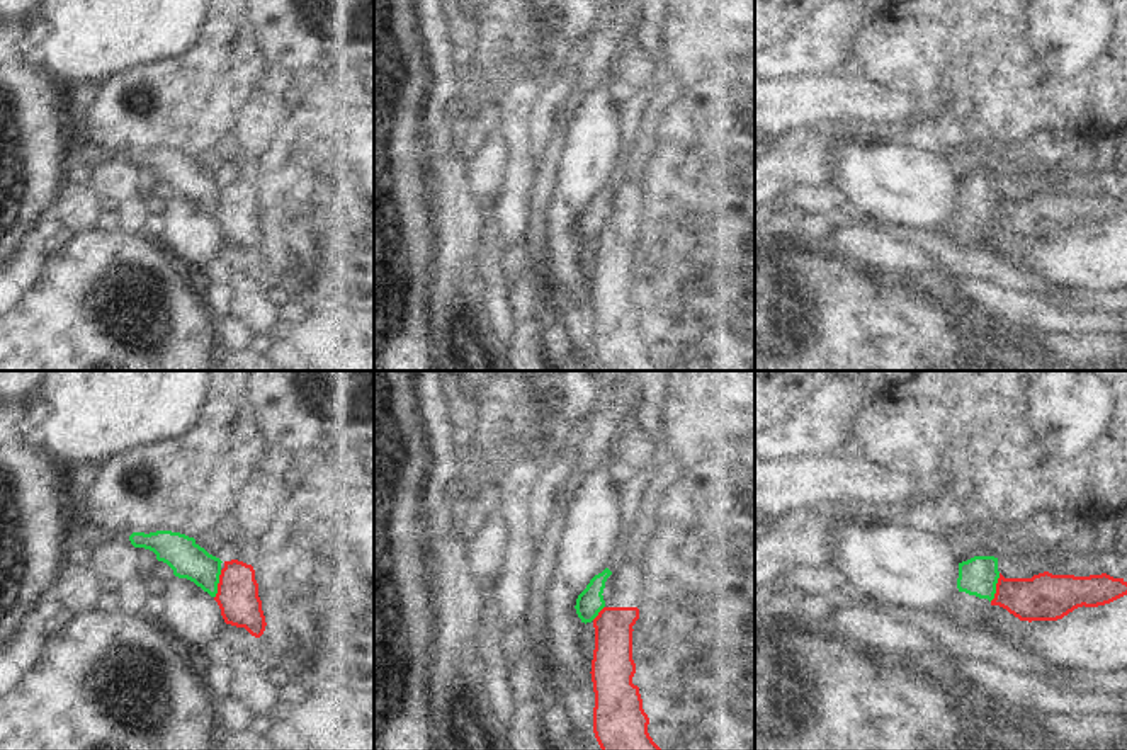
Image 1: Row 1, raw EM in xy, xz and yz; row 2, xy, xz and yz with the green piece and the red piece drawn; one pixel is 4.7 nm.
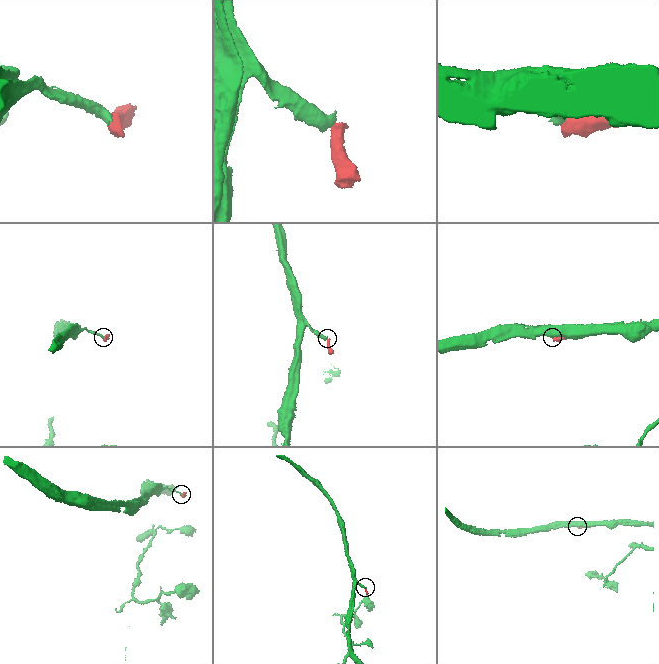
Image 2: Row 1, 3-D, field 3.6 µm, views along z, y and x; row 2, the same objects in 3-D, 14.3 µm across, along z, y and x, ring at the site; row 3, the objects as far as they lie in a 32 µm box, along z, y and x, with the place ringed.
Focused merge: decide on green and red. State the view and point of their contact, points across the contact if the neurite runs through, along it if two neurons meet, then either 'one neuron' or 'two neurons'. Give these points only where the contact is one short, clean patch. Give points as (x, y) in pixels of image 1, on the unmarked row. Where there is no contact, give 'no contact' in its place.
contact yz (995, 206); border yz (1000, 193), (995, 203), (995, 215), (990, 220); two neurons

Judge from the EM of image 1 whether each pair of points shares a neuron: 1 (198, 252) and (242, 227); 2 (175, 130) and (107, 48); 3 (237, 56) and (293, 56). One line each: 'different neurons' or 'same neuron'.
1: different neurons
2: different neurons
3: different neurons

